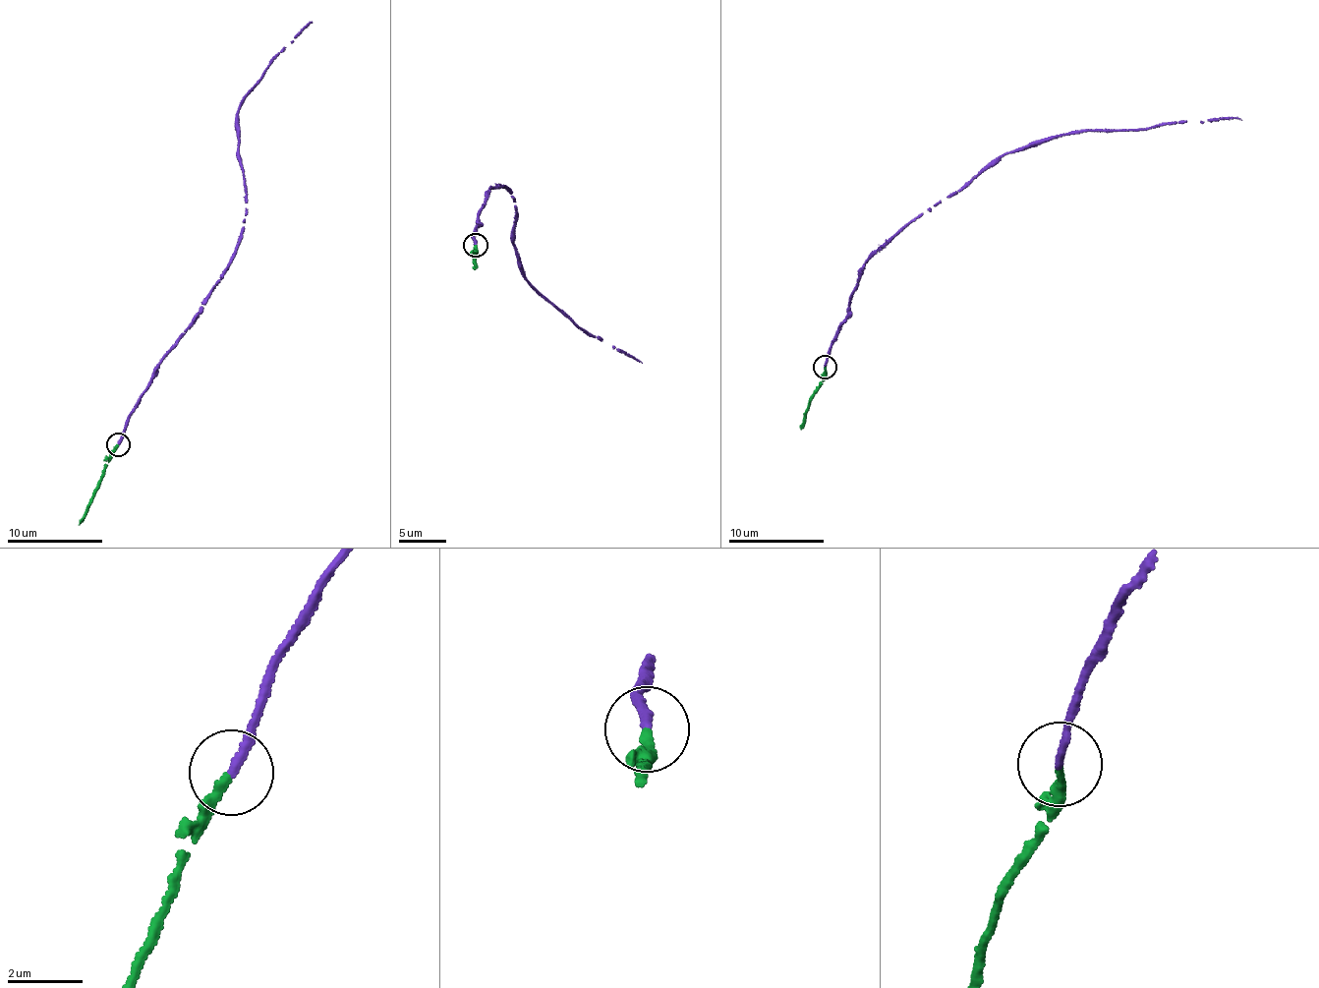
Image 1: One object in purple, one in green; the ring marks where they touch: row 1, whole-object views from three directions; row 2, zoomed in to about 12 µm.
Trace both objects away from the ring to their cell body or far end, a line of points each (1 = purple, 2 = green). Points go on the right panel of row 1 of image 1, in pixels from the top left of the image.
1: (825, 368), (863, 264), (903, 226), (1009, 153), (1088, 130), (1146, 131), (1185, 121), (1241, 119)
2: (825, 368), (801, 430)

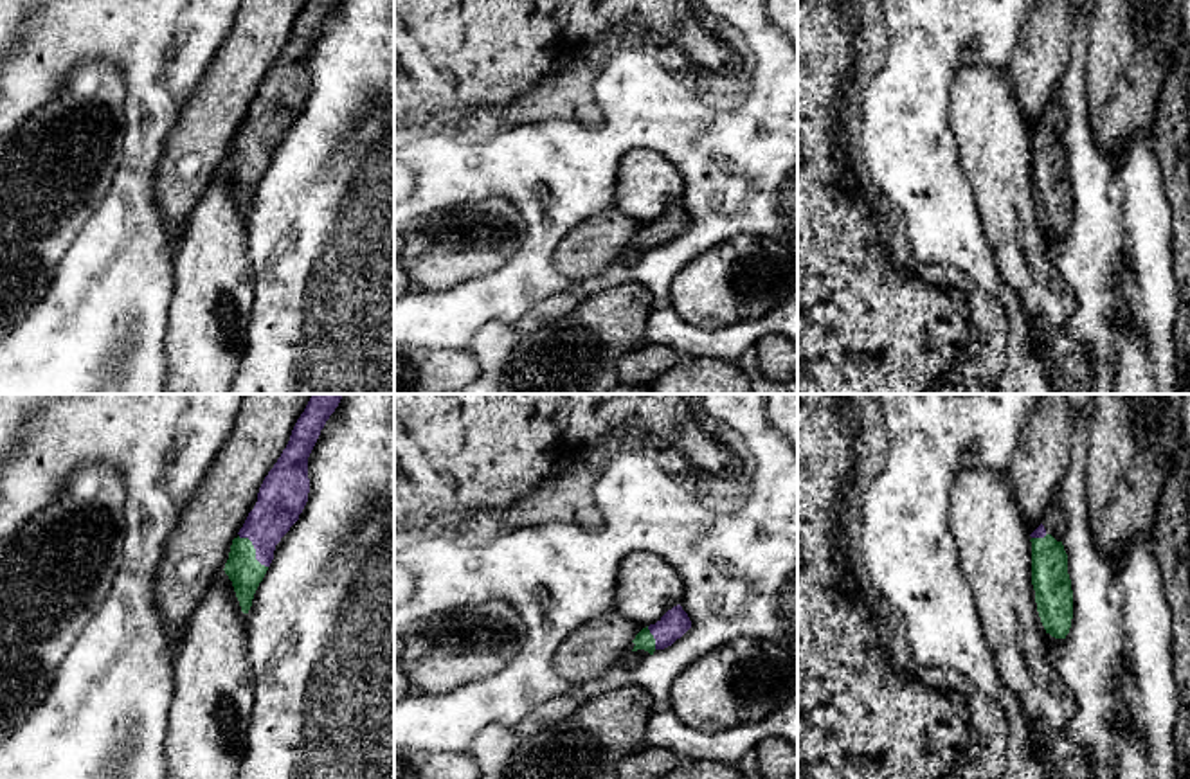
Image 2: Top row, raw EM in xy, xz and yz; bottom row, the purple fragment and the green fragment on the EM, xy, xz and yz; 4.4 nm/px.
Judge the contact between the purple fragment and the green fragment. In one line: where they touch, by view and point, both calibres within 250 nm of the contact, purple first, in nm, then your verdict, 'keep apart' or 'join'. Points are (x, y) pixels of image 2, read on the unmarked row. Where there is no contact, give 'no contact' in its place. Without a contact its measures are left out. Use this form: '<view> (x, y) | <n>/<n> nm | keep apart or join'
xy (254, 144) | 220/150 nm | join

